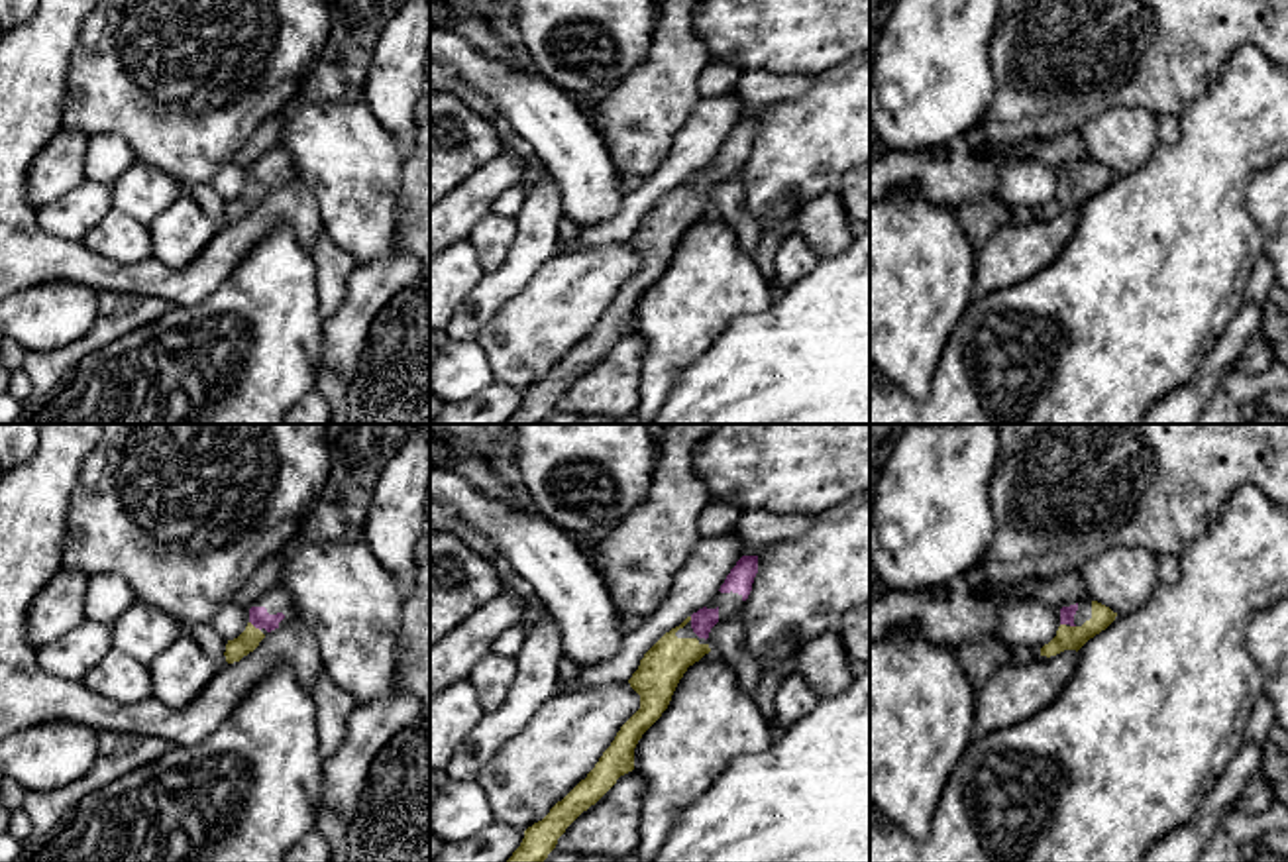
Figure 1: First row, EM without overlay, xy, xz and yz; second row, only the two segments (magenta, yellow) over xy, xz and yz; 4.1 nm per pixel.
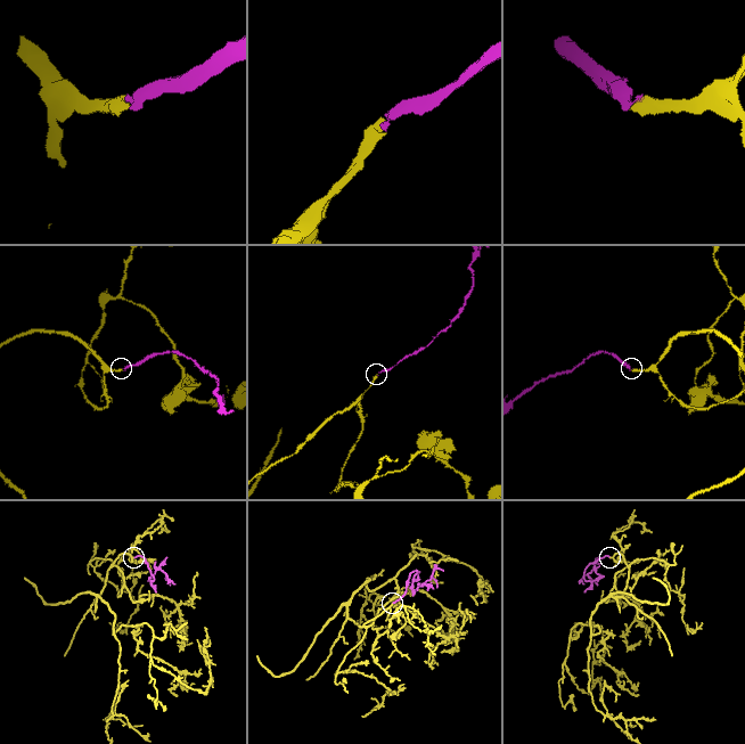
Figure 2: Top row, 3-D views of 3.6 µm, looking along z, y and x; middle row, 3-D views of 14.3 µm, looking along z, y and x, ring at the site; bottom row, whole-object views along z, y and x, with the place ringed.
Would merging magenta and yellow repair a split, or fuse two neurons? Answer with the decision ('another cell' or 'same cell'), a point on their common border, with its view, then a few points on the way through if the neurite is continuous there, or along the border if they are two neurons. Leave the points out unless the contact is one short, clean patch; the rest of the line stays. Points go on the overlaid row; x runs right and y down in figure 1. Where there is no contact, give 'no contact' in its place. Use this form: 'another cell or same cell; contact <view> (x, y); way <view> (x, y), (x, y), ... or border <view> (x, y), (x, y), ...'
same cell; contact xy (256, 627); way xy (258, 615), (256, 627), (248, 641)

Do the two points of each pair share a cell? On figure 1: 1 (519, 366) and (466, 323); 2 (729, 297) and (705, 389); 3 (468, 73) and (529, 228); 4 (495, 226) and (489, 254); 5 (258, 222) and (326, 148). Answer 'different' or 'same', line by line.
1: different
2: different
3: different
4: same
5: different

